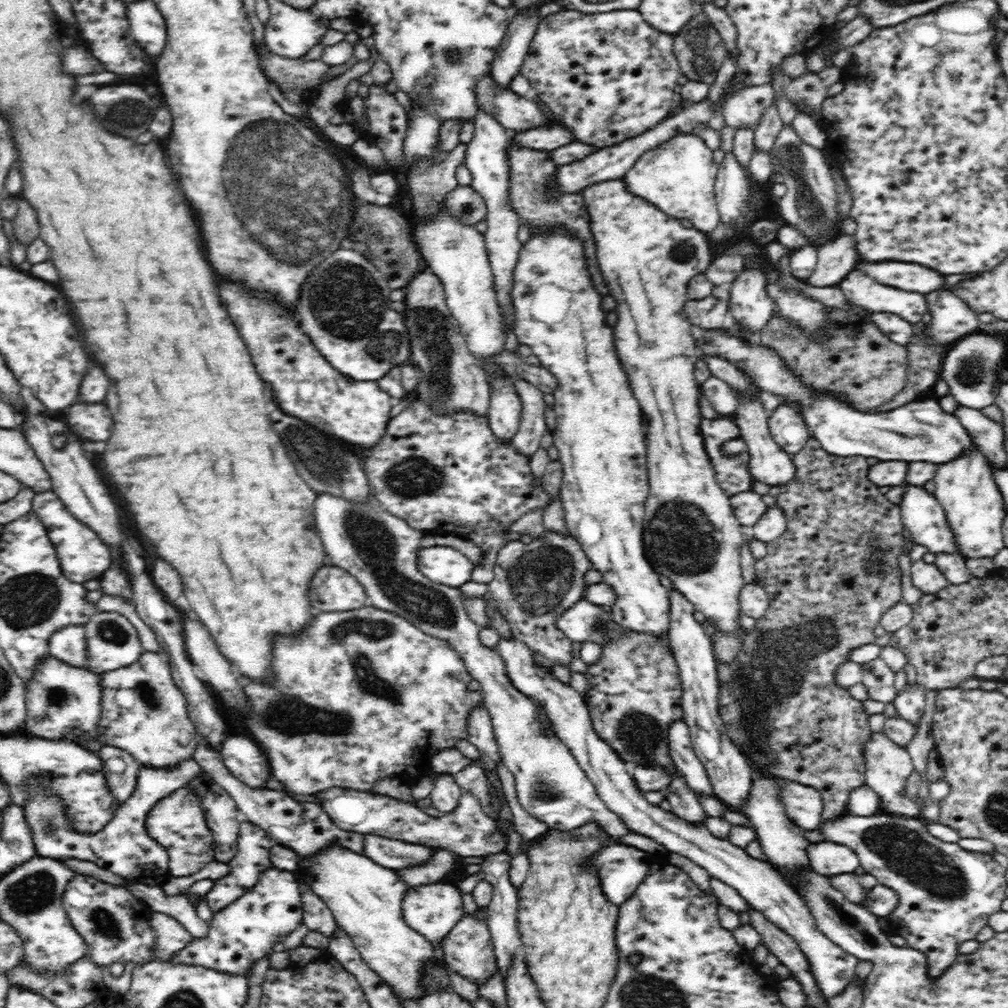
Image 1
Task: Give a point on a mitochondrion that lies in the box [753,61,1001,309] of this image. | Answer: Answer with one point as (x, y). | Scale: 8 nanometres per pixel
(789, 156)

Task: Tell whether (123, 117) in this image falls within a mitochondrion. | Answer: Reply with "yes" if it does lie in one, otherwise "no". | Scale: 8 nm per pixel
yes

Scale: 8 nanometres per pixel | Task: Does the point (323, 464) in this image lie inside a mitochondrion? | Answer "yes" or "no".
yes

